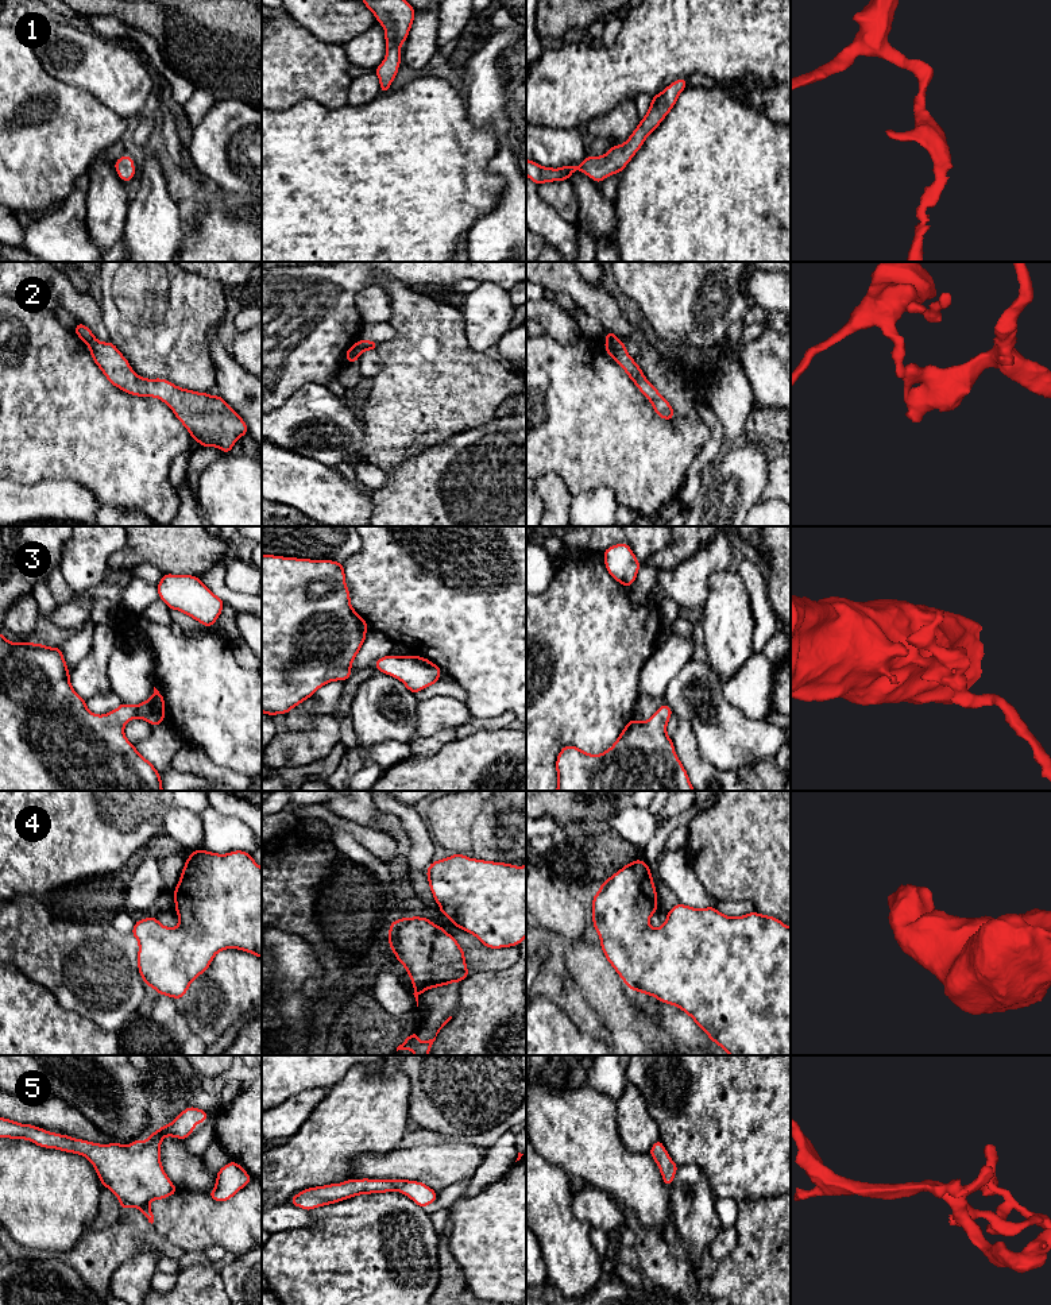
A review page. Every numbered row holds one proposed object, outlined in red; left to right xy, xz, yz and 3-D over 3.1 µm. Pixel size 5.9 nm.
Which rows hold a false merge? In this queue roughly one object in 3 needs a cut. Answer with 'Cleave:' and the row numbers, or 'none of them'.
Cleave: 2

